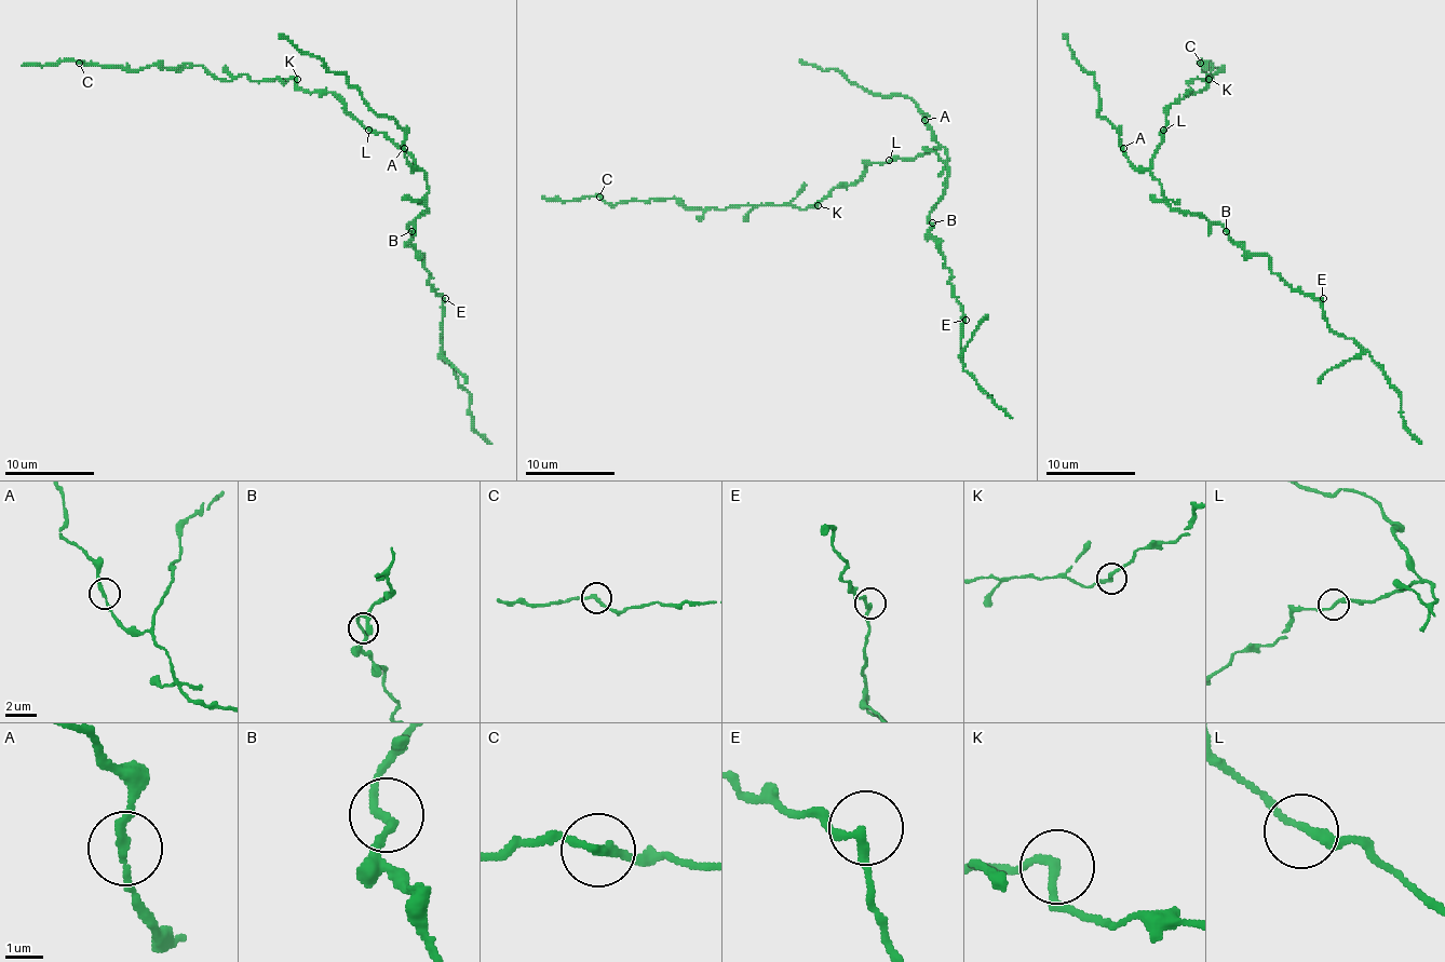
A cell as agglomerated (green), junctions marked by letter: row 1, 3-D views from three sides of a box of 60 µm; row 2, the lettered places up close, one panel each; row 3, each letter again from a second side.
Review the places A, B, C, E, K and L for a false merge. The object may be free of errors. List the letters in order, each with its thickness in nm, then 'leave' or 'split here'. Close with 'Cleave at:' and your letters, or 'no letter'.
A: 200 nm | leave
B: 200 nm | leave
C: 200 nm | leave
E: 200 nm | leave
K: 200 nm | leave
L: 200 nm | leave
Cleave at: no letter

